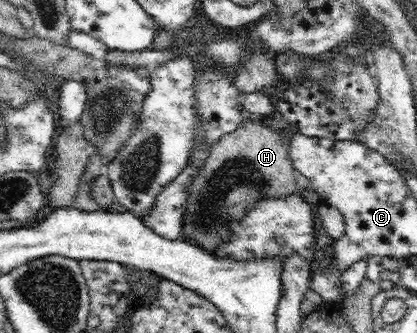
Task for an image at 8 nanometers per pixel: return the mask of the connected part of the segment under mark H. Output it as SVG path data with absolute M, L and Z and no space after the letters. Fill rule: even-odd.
M247 116L234 132L225 134L212 145L198 176L191 182L187 196L187 208L183 216L183 232L187 239L195 241L199 247L207 251L215 252L219 244L229 242L230 220L242 219L254 202L260 198L279 198L298 192L295 168L289 157L290 148L283 142L276 127L268 124L263 117Z

